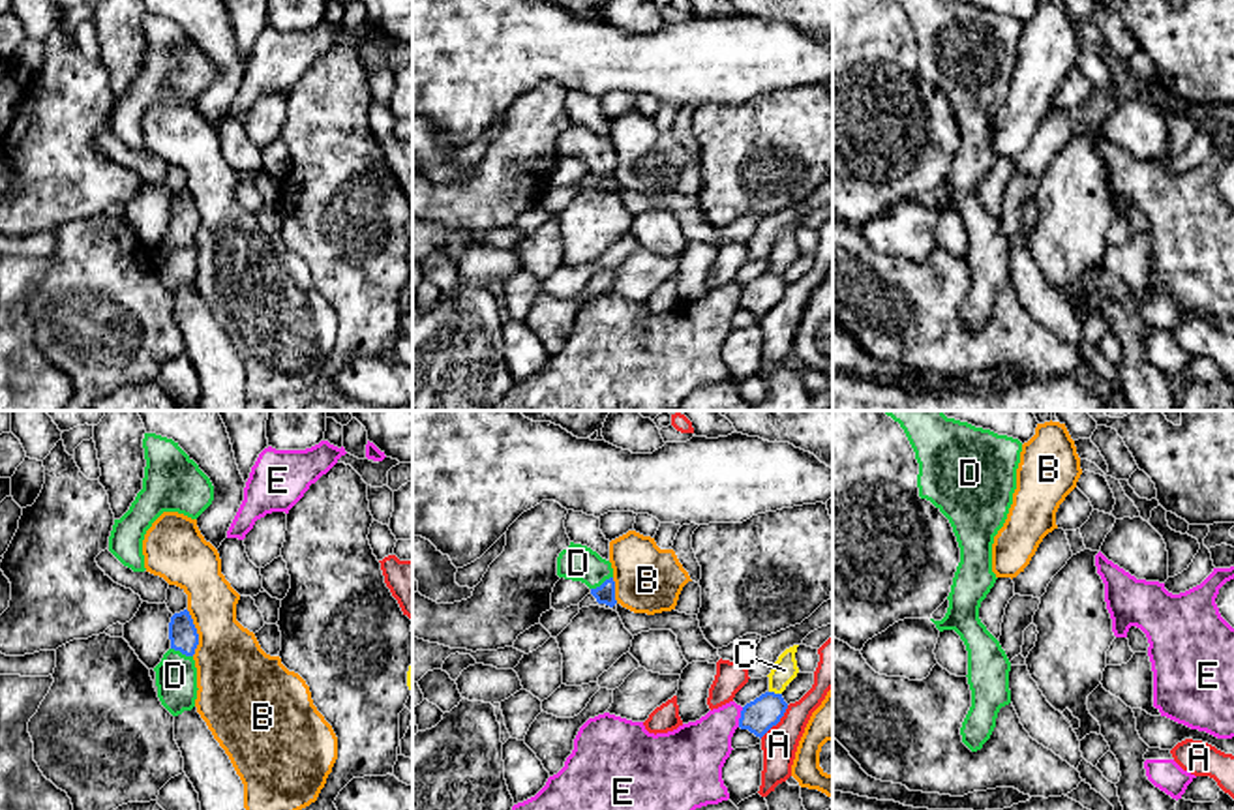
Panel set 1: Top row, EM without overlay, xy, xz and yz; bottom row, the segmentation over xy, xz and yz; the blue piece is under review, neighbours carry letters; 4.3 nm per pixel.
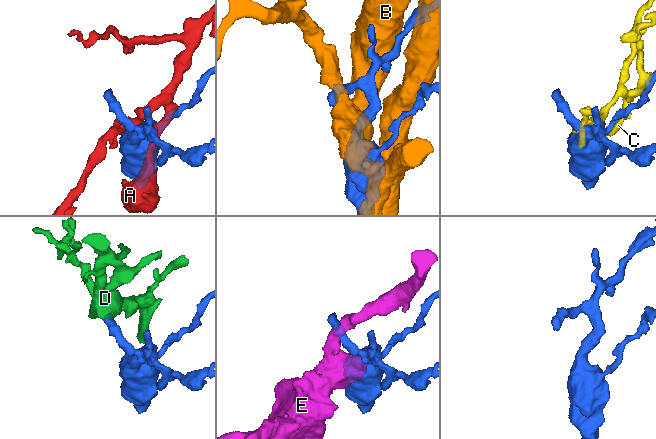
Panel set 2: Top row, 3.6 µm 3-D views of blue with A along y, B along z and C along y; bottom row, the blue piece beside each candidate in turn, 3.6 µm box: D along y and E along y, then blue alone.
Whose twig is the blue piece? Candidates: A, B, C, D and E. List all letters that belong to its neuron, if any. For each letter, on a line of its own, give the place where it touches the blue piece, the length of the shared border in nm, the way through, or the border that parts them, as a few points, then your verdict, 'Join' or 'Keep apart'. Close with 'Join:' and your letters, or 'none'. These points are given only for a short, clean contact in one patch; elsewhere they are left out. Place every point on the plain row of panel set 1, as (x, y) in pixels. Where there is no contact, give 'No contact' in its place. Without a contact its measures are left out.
A: Touches blue at xz (777, 302). Shared border 190 nm. Keep apart
B: Touches blue at xy (195, 212). Shared border 200 nm. Keep apart
C: Touches blue at xz (773, 272). Shared border 60 nm. Keep apart
D: Touches blue at xy (182, 233). Shared border 100 nm. Path across: xy (182, 212), (182, 233), (175, 255). Join
E: Touches blue at xz (741, 297). Shared border 90 nm. Keep apart
Join: D

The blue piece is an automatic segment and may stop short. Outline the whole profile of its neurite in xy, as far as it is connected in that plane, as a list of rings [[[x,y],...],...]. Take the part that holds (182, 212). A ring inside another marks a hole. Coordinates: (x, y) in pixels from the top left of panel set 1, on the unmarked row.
[[[188,189],[174,193],[169,202],[171,229],[154,248],[161,285],[178,296],[191,291],[197,279],[195,229],[199,214]]]

